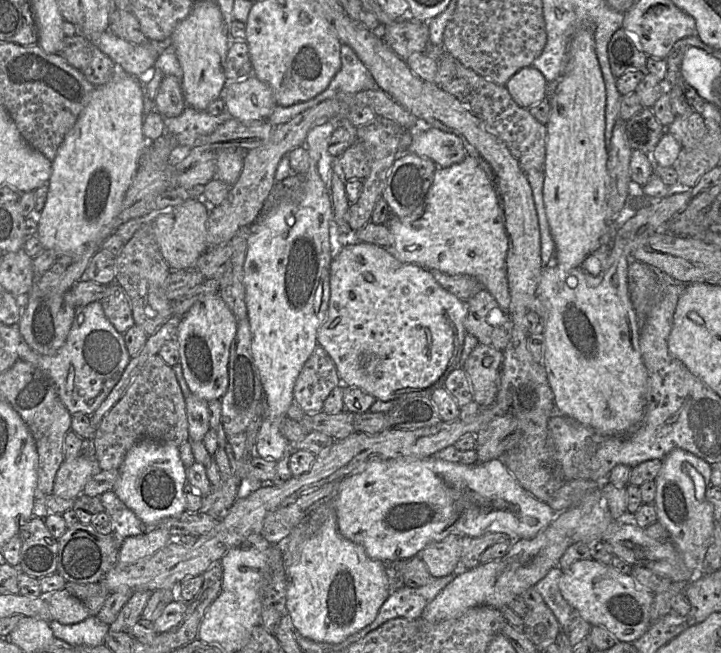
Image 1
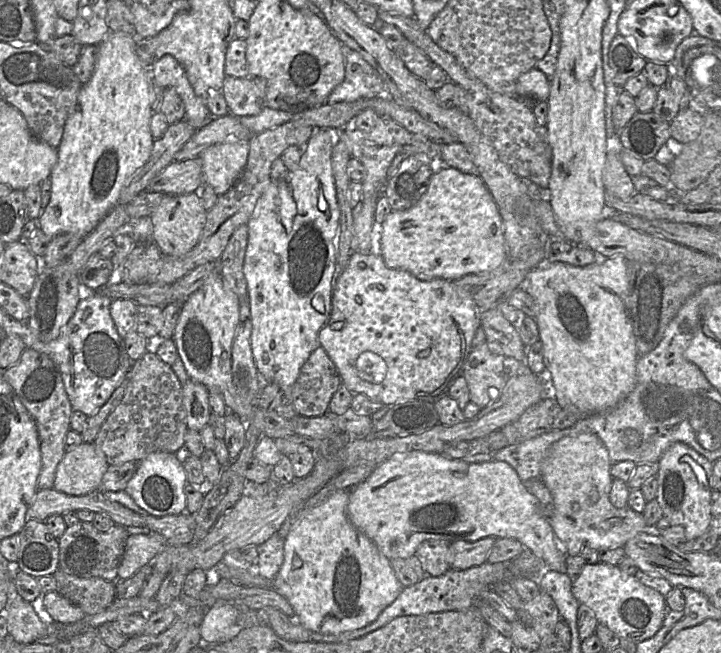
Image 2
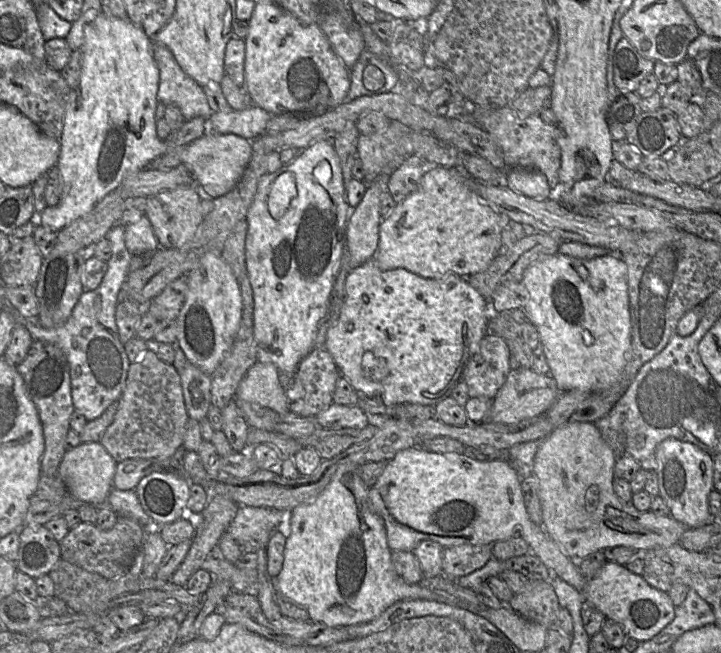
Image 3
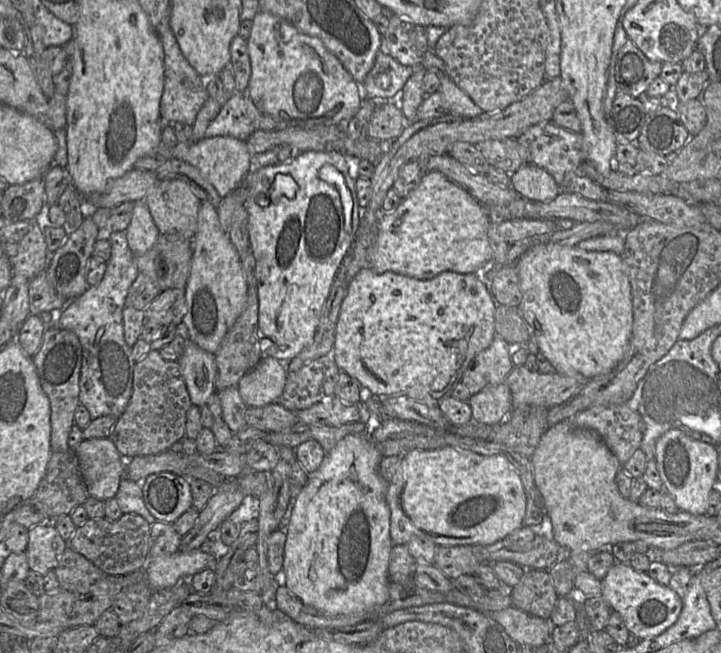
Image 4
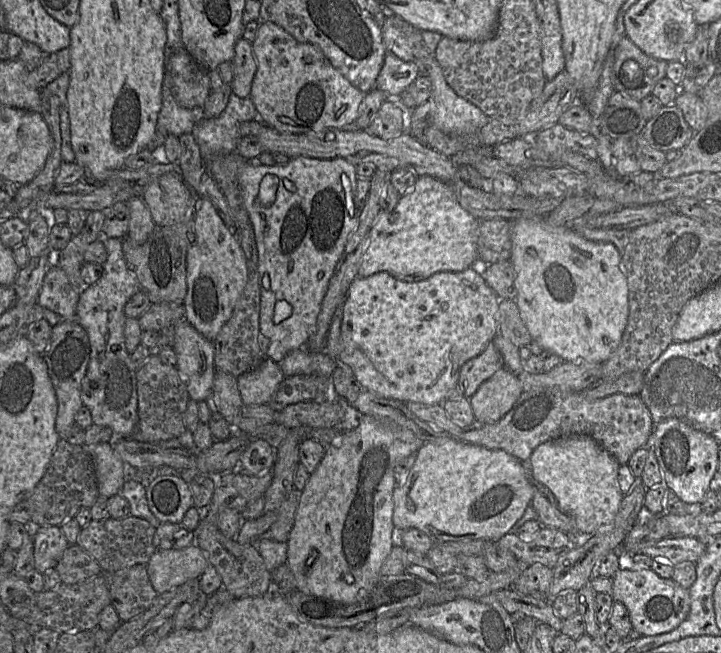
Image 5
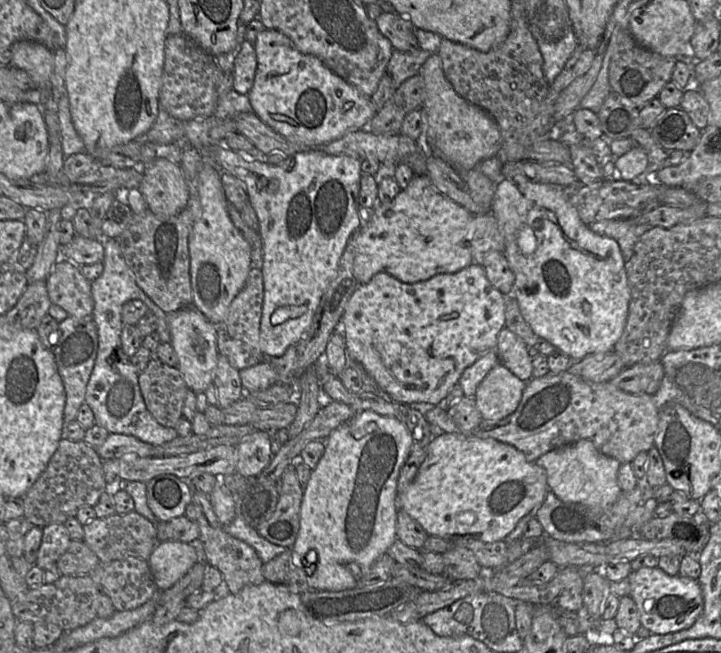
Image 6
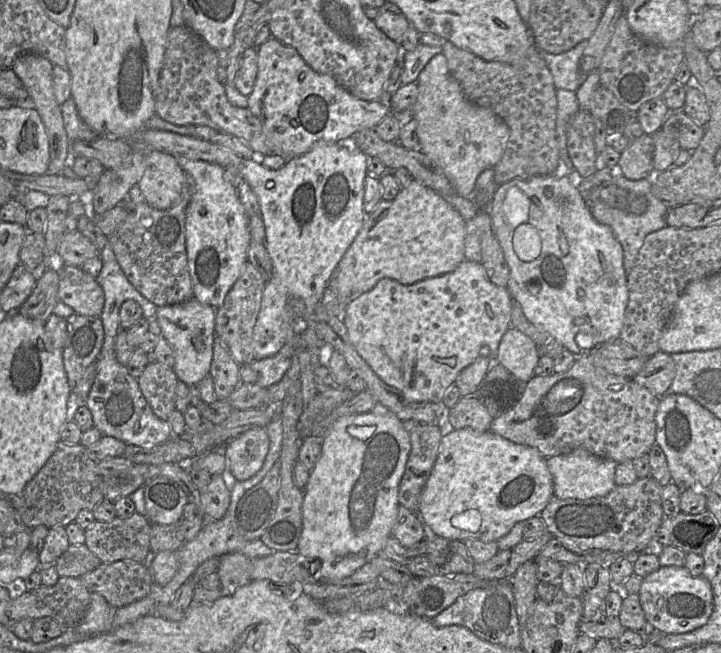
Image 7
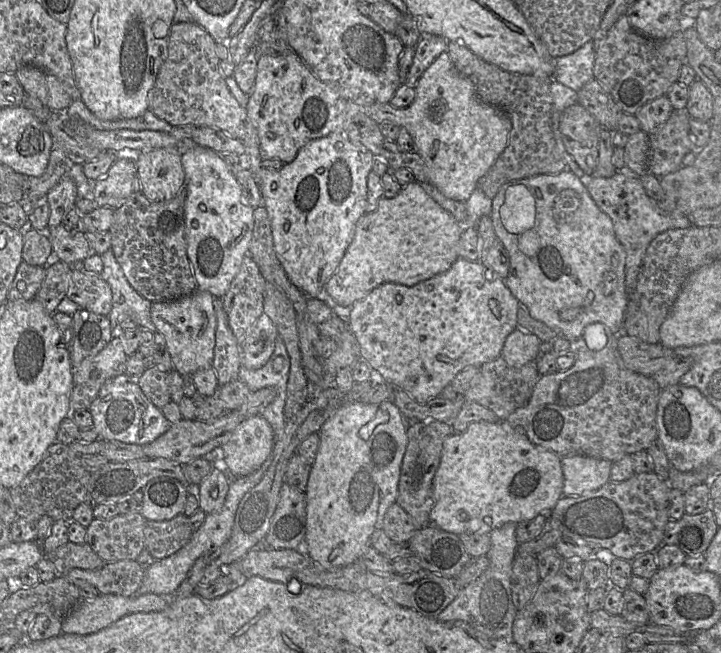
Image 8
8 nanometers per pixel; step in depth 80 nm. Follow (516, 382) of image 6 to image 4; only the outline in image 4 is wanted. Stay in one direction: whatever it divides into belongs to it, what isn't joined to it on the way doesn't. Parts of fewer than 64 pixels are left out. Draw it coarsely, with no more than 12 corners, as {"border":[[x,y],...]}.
{"border":[[508,385],[486,386],[467,401],[472,422],[495,425],[513,409]]}

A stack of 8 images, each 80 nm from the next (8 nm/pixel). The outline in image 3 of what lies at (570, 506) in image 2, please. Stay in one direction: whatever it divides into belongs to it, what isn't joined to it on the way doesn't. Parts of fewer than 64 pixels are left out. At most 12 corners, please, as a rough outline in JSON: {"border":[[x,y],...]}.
{"border":[[593,423],[538,446],[543,522],[568,556],[653,550],[689,527],[613,490]]}

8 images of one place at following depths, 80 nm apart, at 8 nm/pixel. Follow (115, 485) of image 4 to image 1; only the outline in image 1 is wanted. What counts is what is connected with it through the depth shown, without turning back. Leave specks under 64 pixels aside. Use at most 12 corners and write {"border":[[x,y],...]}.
{"border":[[95,457],[64,460],[52,494],[62,499],[82,494],[101,469]]}

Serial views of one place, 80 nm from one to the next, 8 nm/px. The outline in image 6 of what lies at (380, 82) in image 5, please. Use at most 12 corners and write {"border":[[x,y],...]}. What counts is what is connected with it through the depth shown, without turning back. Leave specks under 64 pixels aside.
{"border":[[393,49],[386,73],[395,88],[419,74],[431,52]]}

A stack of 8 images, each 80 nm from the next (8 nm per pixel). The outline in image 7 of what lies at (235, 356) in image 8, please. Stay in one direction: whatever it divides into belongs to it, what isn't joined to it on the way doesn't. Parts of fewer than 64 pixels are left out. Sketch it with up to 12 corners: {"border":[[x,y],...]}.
{"border":[[217,335],[209,374],[227,400],[241,383],[240,365]]}

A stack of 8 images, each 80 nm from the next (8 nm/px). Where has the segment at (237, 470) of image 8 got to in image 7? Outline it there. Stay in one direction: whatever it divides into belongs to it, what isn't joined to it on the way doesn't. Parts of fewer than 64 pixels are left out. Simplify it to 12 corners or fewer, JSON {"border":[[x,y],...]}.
{"border":[[254,427],[223,447],[235,480],[263,466],[270,439]]}

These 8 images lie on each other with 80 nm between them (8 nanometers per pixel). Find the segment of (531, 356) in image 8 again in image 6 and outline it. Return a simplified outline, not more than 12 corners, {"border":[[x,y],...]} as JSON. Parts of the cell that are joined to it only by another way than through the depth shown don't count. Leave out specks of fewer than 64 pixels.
{"border":[[504,327],[496,352],[500,363],[523,382],[532,377],[526,343]]}

